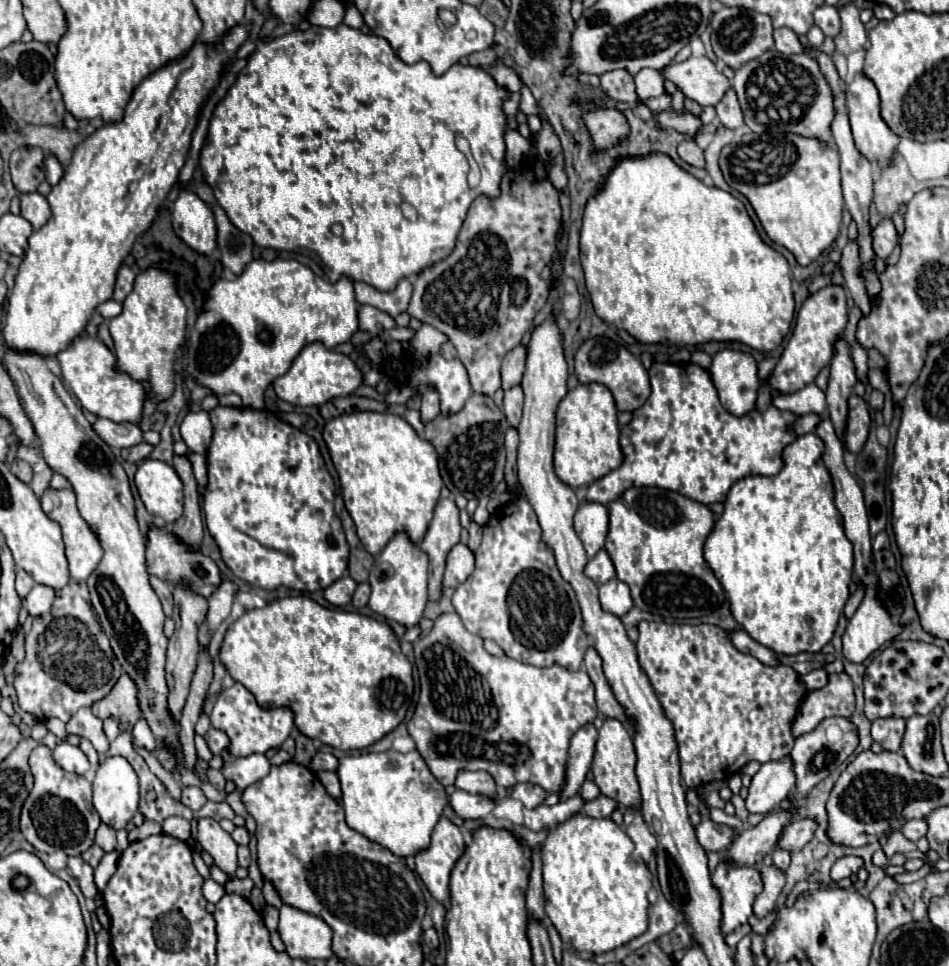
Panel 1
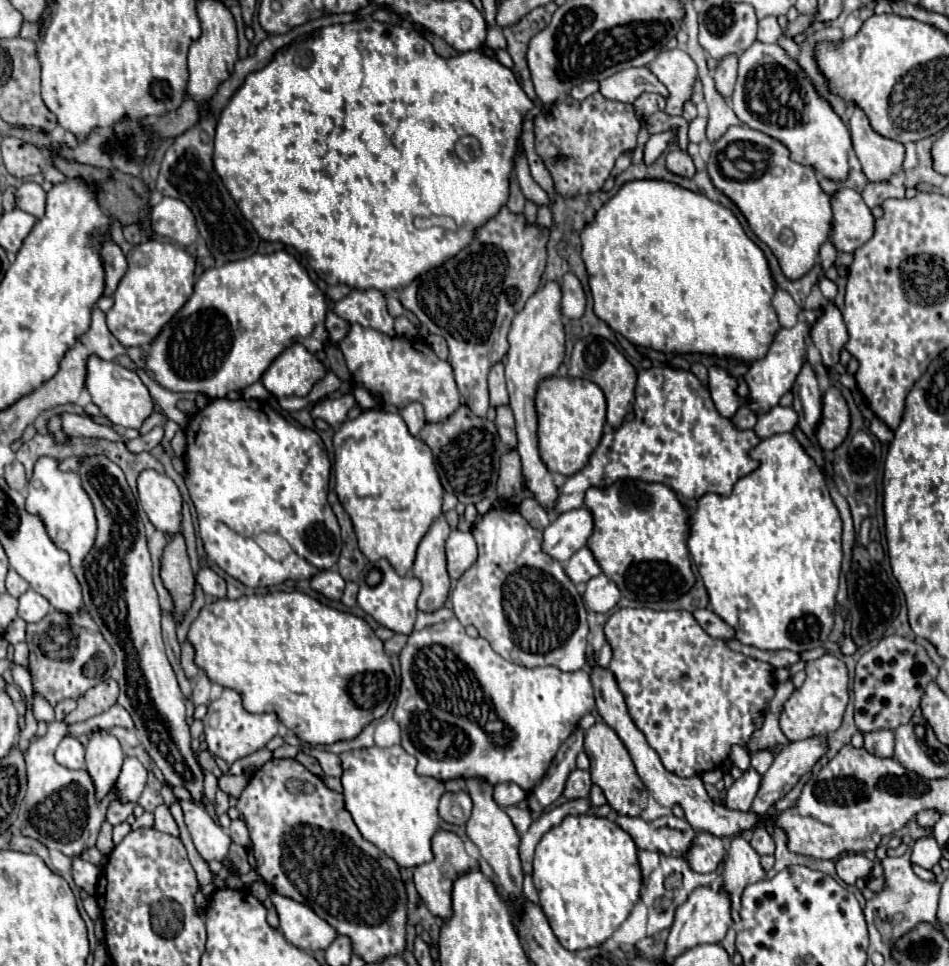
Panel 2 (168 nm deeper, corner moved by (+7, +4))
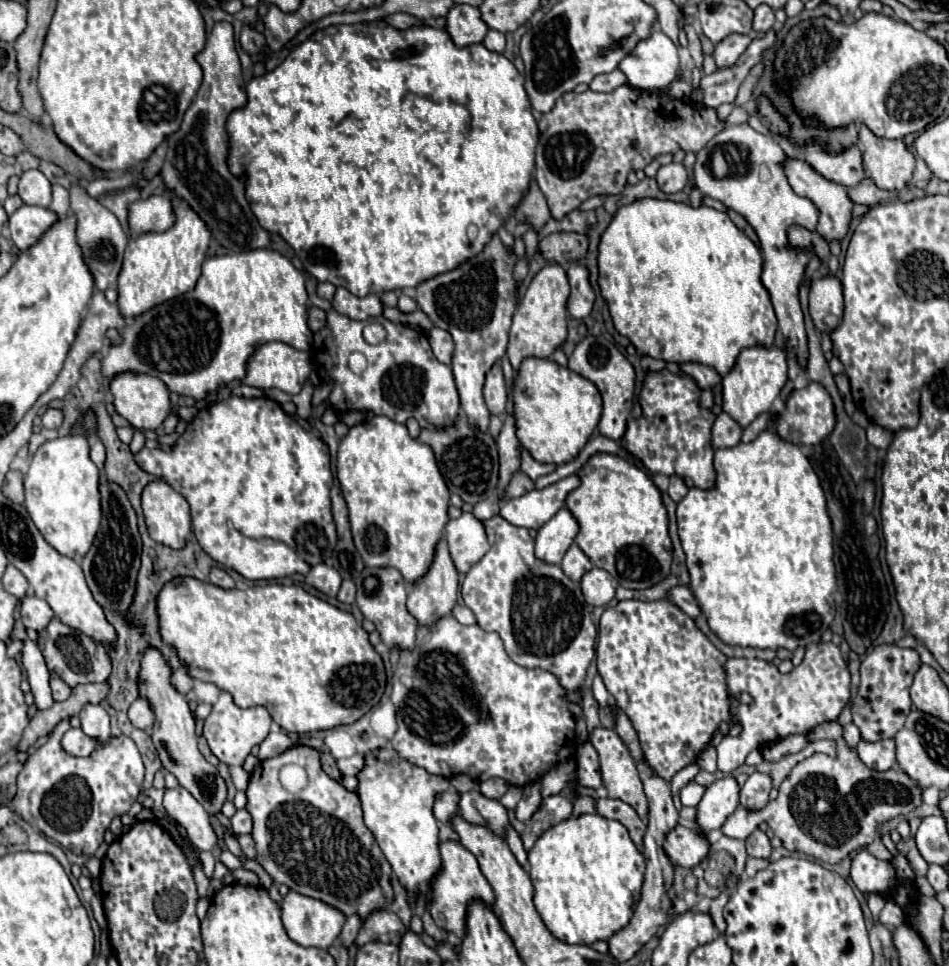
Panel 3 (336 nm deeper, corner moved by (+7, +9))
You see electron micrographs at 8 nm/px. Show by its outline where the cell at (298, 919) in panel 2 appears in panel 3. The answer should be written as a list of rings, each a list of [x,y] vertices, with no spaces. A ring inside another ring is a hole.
[[[293,890],[283,898],[281,908],[289,938],[301,946],[327,950],[339,938],[345,922],[345,914],[337,908]]]

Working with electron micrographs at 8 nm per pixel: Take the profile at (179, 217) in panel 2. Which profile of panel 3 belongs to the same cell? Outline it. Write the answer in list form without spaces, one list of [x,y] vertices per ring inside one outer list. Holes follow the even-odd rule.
[[[149,196],[129,204],[129,228],[133,236],[165,232],[173,226],[173,206],[167,196]]]

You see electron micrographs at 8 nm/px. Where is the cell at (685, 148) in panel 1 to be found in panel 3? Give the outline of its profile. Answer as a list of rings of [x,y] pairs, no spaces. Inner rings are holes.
[[[667,164],[661,166],[657,172],[657,184],[665,194],[675,194],[681,192],[687,186],[687,172],[683,164]]]

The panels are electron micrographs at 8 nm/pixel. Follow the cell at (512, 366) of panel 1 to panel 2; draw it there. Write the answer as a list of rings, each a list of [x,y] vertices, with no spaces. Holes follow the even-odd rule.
[[[495,363],[489,371],[489,395],[491,395],[491,405],[499,407],[505,405],[507,399],[507,389],[505,389],[505,371],[503,371],[503,363]]]

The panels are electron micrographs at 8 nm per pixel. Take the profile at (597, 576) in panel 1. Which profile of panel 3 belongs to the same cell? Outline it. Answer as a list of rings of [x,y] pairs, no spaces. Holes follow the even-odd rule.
[[[571,544],[569,550],[565,552],[563,556],[563,562],[561,562],[561,570],[573,580],[573,582],[579,582],[581,576],[593,568],[591,560],[583,554],[583,550],[577,546],[577,544]]]

